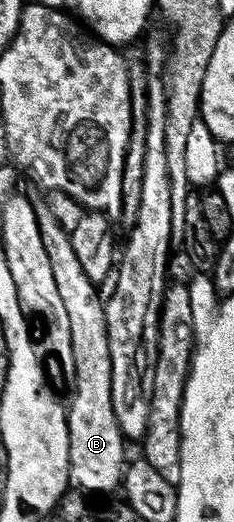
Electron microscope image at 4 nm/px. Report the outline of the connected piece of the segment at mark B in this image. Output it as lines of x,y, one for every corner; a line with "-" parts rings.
51,250
50,264
52,277
56,277
56,289
60,289
60,301
64,301
64,310
68,312
70,355
74,359
74,396
68,402
66,413
66,421
70,424
70,487
79,487
82,491
117,492
122,482
124,464
127,462
127,444
112,409
105,306
94,292
97,291
95,284
80,269
77,257
63,251

